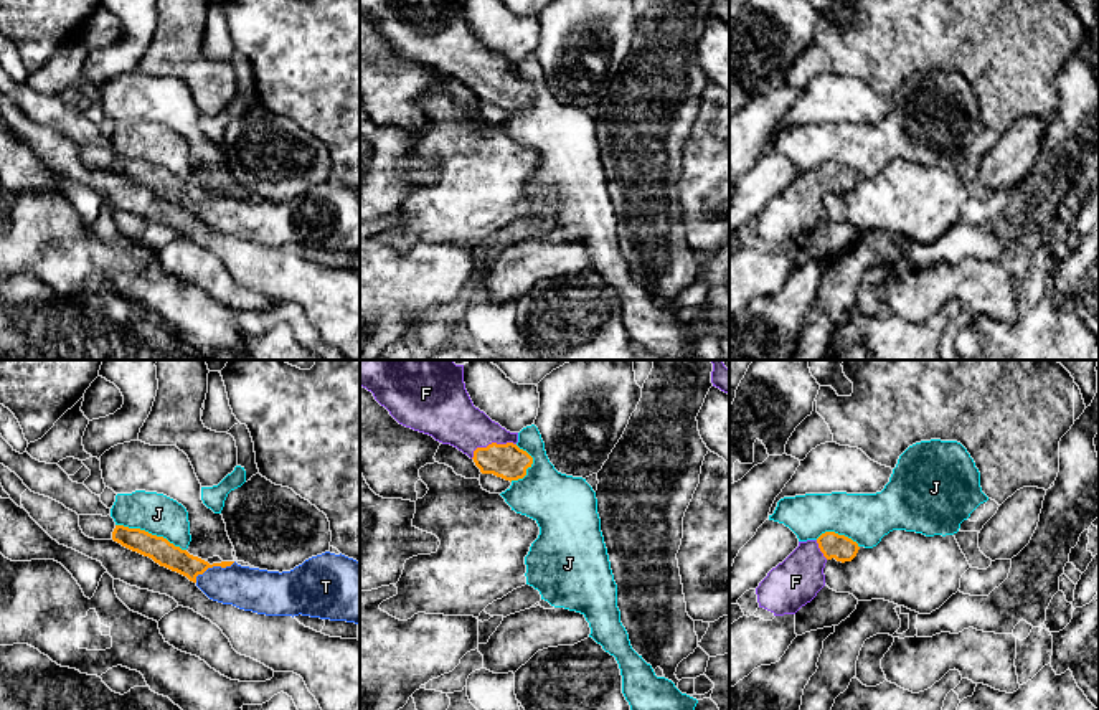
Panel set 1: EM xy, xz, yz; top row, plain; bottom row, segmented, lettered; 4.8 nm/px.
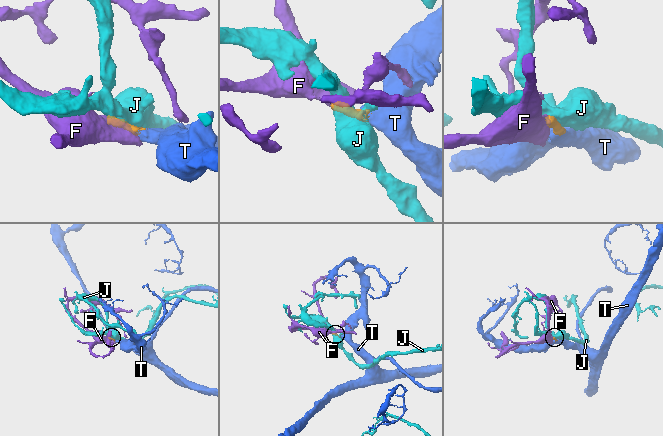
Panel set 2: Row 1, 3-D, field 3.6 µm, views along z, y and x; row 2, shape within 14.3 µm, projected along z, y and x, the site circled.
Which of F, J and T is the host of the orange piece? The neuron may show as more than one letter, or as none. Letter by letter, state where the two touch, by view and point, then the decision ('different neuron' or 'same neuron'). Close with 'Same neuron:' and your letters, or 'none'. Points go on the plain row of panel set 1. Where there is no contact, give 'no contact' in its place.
F: xz (492, 73) | same neuron
J: xy (150, 164) | different neuron
T: xy (213, 195) | same neuron
Same neuron: F, T

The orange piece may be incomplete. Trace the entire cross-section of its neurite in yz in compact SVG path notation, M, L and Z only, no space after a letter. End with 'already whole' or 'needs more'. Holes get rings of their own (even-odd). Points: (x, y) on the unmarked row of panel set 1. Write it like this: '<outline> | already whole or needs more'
M835 162L799 172L799 177L756 218L759 238L774 246L795 244L825 216L825 193L832 188L851 192L858 180L856 172Z | needs more

